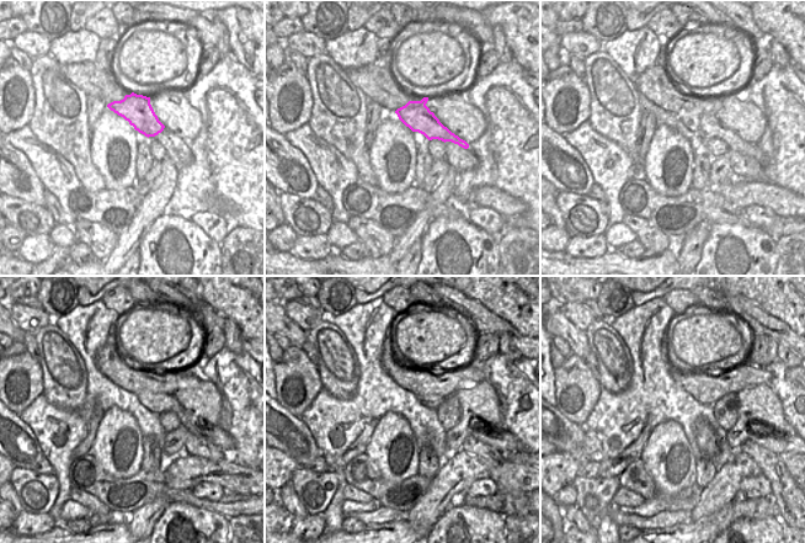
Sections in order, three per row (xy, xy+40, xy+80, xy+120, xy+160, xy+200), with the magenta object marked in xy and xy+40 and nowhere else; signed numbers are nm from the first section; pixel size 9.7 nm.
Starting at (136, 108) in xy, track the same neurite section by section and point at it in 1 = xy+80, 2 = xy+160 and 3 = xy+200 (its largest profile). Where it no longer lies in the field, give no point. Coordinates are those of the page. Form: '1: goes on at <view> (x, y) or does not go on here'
1: goes on at xy+80 (707, 126)
2: goes on at xy+160 (504, 441)
3: goes on at xy+200 (777, 441)

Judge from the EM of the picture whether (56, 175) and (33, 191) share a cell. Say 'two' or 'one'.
two

